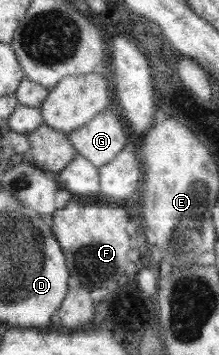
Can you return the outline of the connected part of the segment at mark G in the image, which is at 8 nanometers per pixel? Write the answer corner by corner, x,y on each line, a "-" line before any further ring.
109,107
98,113
87,126
73,131
70,139
79,155
100,169
126,150
129,141
126,126
126,121

